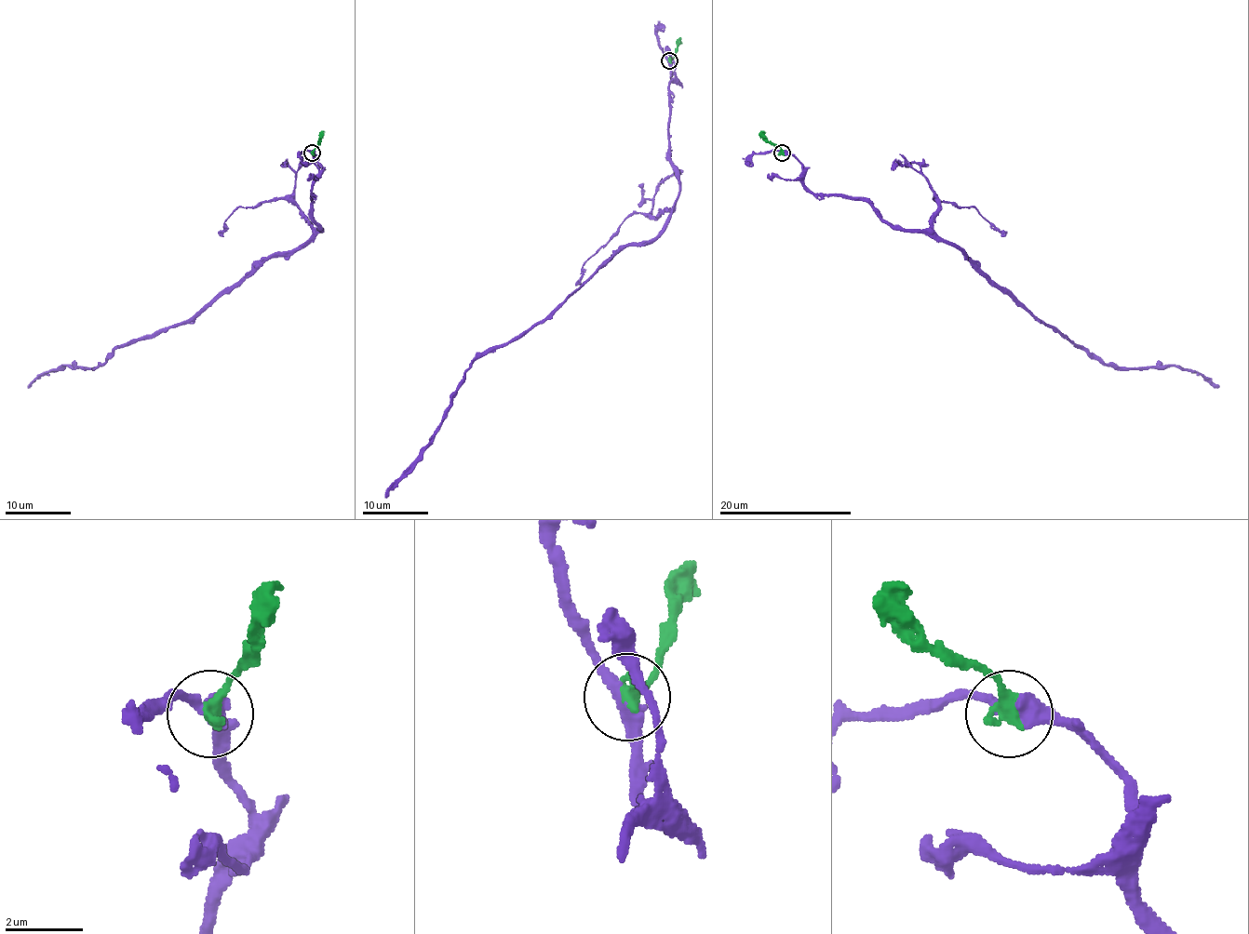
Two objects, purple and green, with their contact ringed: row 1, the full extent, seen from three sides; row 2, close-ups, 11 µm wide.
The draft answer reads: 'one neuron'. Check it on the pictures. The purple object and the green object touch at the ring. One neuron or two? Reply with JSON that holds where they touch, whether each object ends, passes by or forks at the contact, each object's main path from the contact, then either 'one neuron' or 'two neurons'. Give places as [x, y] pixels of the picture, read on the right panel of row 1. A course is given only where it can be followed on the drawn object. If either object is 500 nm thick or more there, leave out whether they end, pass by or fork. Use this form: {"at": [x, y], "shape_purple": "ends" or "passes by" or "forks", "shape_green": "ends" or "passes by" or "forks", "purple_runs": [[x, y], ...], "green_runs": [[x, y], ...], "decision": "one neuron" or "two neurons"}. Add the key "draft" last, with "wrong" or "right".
{"at": [782, 153], "shape_purple": "passes by", "shape_green": "ends", "purple_runs": [[782, 153], [801, 165], [810, 192], [859, 196], [893, 226], [945, 239], [1105, 363], [1179, 366], [1219, 386]], "green_runs": [[782, 153], [760, 130]], "decision": "one neuron", "draft": "right"}

